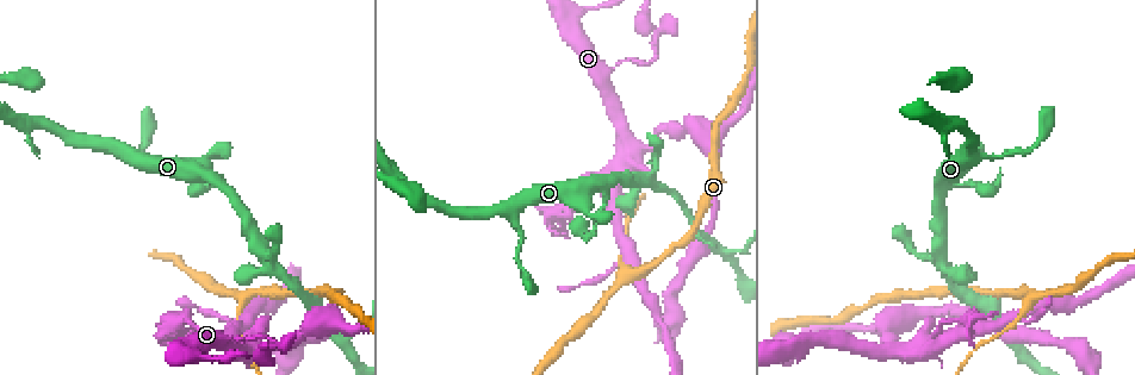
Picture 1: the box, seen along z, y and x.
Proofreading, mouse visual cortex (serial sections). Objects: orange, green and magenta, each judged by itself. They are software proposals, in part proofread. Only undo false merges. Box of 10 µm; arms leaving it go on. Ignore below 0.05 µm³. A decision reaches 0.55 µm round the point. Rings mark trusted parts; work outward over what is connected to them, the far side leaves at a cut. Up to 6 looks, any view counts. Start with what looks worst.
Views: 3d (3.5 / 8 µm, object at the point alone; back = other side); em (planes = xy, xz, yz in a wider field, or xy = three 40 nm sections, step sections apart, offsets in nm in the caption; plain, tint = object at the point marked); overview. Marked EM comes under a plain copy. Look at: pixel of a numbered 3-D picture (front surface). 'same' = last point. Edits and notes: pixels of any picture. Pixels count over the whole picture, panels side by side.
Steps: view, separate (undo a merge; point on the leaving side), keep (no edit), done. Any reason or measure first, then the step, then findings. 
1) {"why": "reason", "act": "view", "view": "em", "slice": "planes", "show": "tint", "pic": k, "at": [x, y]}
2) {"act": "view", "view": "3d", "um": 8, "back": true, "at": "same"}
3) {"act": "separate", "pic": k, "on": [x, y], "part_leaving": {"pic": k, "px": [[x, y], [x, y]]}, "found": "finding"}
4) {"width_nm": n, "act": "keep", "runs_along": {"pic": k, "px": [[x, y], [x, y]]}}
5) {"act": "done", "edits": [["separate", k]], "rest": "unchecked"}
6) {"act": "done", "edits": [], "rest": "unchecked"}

{"why": "a fork", "act": "view", "view": "3d", "um": 3.5, "pic": 1, "at": [1034, 295]}

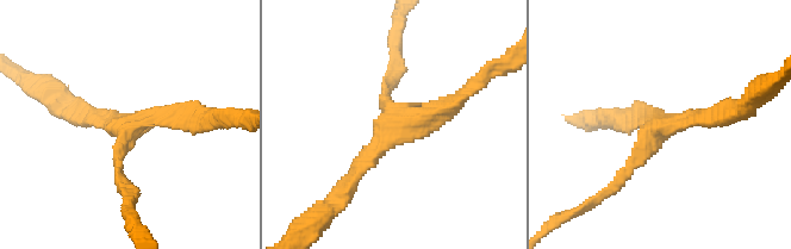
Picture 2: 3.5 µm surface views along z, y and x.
{"act": "view", "view": "em", "slice": "xy", "step": 5, "show": "tint", "pic": 2, "at": [665, 123]}

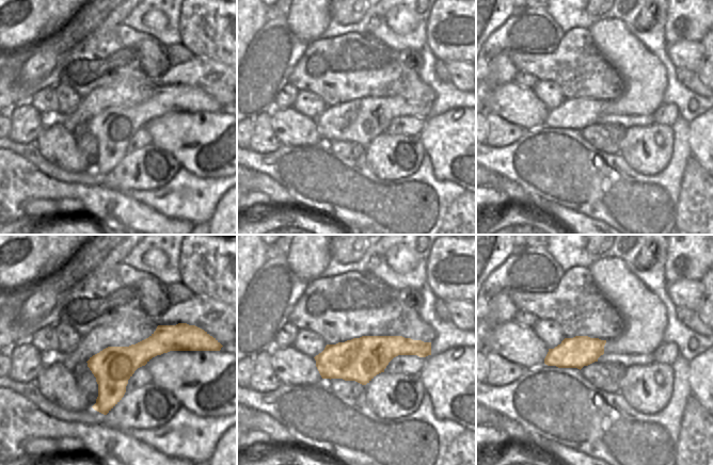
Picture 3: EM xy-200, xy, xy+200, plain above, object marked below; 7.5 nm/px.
{"width_nm": 320, "act": "keep", "runs_along": {"pic": 3, "px": [[427, 346], [318, 364]]}, "found": "continuous, no second cell"}

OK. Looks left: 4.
{"why": "abrupt turn", "act": "view", "view": "3d", "um": 3.5, "pic": 1, "at": [648, 181]}

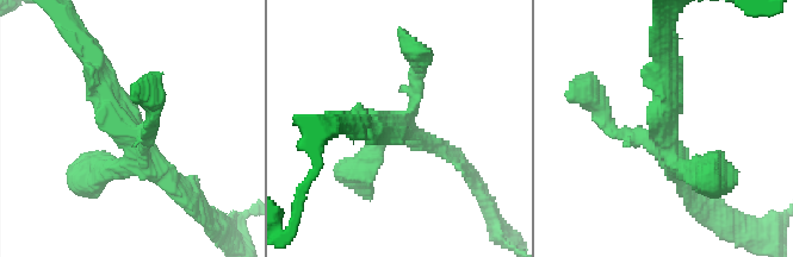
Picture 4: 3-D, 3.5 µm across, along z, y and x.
{"act": "view", "view": "em", "slice": "planes", "show": "tint", "pic": 4, "at": [135, 150]}

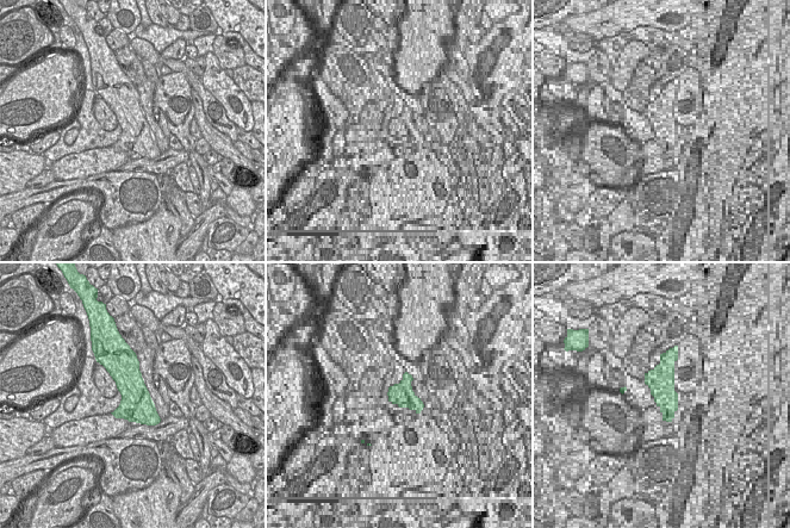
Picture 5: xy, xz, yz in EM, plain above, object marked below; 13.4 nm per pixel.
{"arm_widths_nm": [150, 250, 300, 350], "act": "keep", "found": "one cell here"}

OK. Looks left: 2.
{"why": "sharp bend", "act": "view", "view": "3d", "um": 3.5, "pic": 1, "at": [994, 185]}

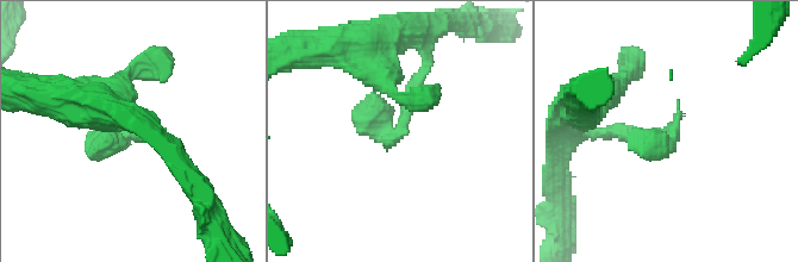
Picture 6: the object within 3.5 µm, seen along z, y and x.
{"act": "view", "view": "em", "slice": "xy", "step": 5, "show": "tint", "pic": 6, "at": [126, 134]}

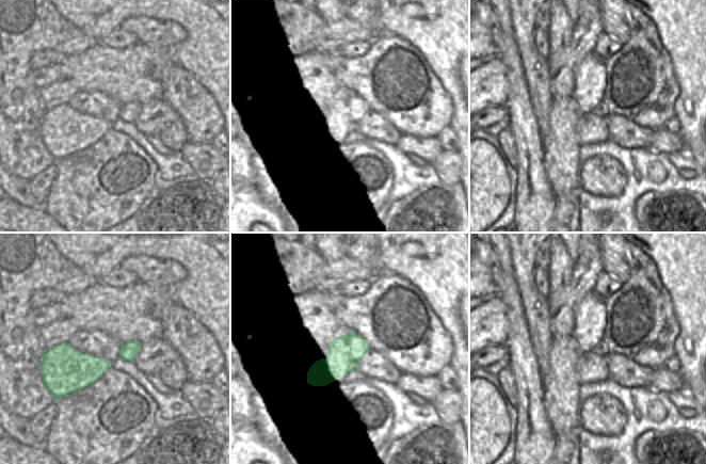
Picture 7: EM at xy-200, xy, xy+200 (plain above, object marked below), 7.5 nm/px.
{"width_nm": 260, "act": "keep", "runs_along": {"pic": 6, "px": [[428, 68], [391, 138], [369, 95]]}, "found": "one cell here"}

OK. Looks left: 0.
{"act": "done", "edits": [], "rest": "unchecked"}

